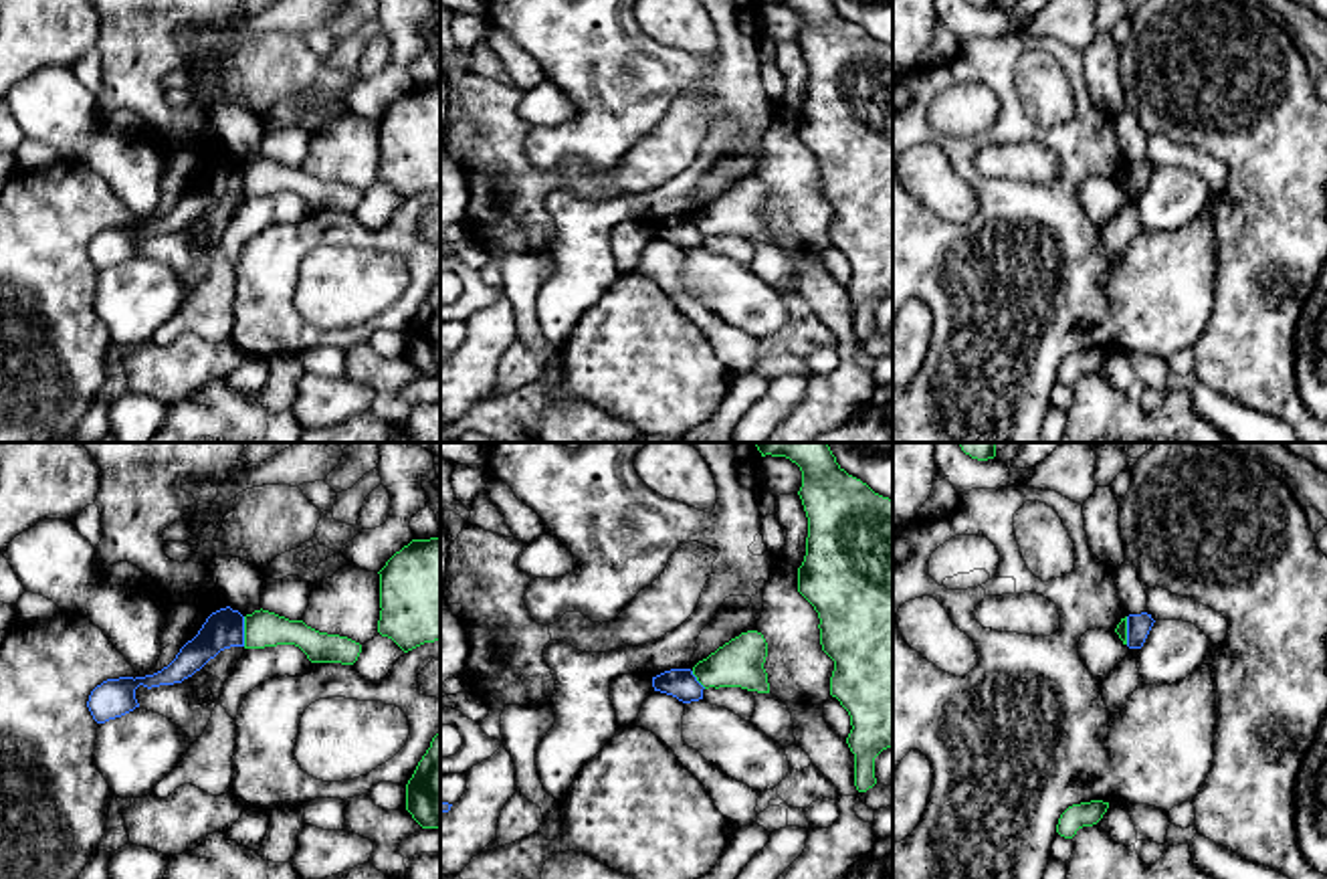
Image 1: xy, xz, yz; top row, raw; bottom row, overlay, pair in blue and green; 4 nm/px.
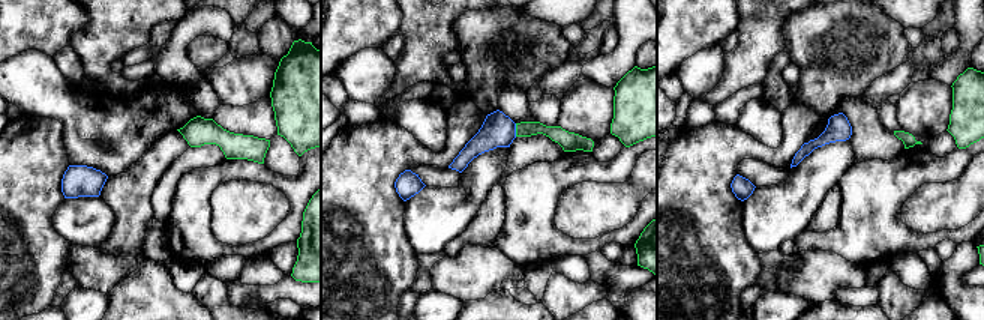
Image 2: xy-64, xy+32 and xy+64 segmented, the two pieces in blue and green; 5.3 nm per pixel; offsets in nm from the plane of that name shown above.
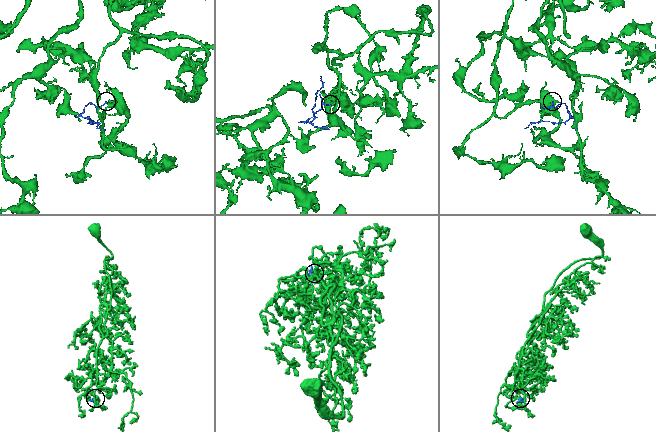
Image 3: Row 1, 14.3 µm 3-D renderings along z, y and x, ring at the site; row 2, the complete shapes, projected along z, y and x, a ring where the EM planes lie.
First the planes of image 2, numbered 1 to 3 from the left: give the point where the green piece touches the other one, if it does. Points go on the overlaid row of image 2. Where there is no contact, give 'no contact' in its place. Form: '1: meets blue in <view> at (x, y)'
1: no contact
2: meets blue in xy+32 at (515, 129)
3: no contact

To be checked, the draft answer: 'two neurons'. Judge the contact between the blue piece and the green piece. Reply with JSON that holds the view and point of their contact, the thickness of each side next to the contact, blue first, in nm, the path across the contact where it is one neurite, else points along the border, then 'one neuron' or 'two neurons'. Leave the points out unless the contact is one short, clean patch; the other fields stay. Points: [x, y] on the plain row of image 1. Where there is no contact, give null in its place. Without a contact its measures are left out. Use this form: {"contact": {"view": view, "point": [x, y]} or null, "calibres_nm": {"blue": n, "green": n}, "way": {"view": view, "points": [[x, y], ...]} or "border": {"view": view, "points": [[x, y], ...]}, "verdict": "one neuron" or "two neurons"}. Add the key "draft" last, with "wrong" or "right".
{"contact": {"view": "xy", "point": [243, 178]}, "calibres_nm": {"blue": 160, "green": 140}, "border": {"view": "xy", "points": [[243, 164], [245, 192]]}, "verdict": "two neurons", "draft": "right"}

